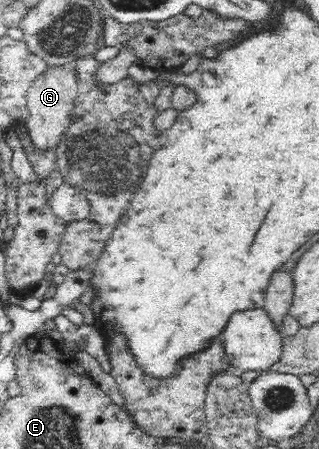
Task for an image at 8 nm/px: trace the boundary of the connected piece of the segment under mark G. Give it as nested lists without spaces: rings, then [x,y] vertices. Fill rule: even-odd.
[[[49,65],[28,85],[26,105],[30,117],[24,125],[28,126],[28,133],[34,147],[55,150],[58,138],[69,126],[73,105],[78,96],[78,79],[77,67]]]

